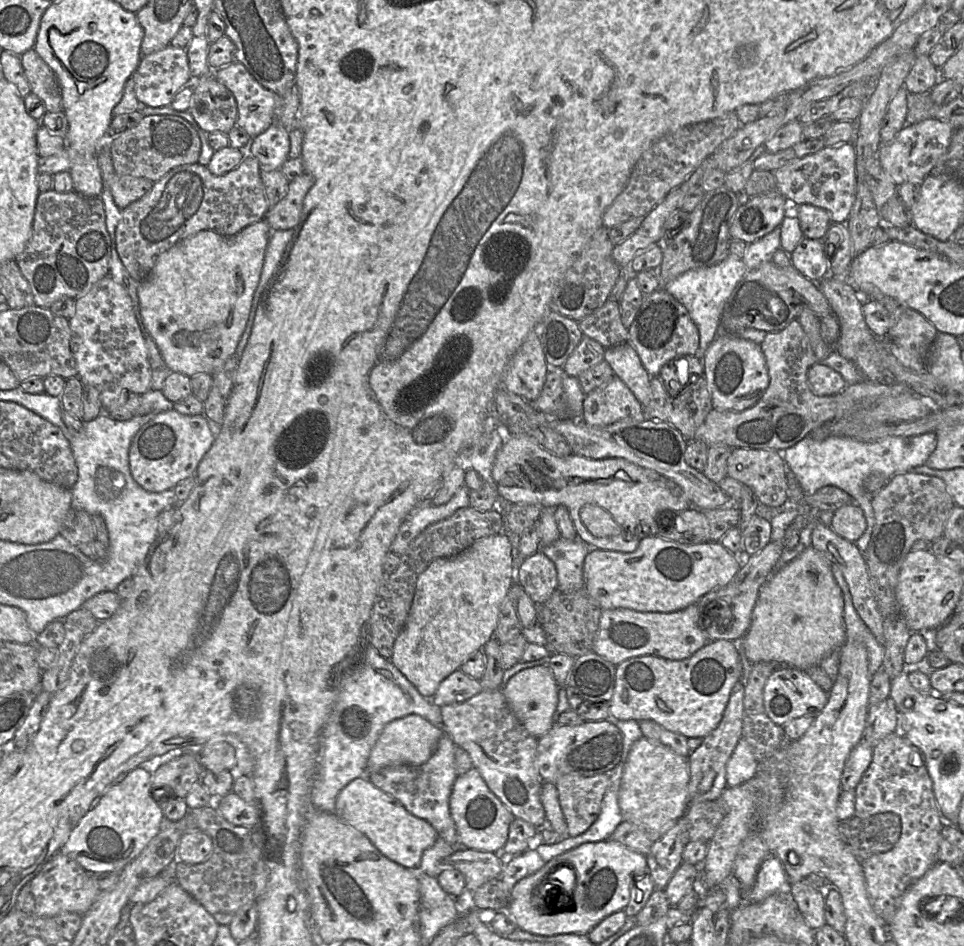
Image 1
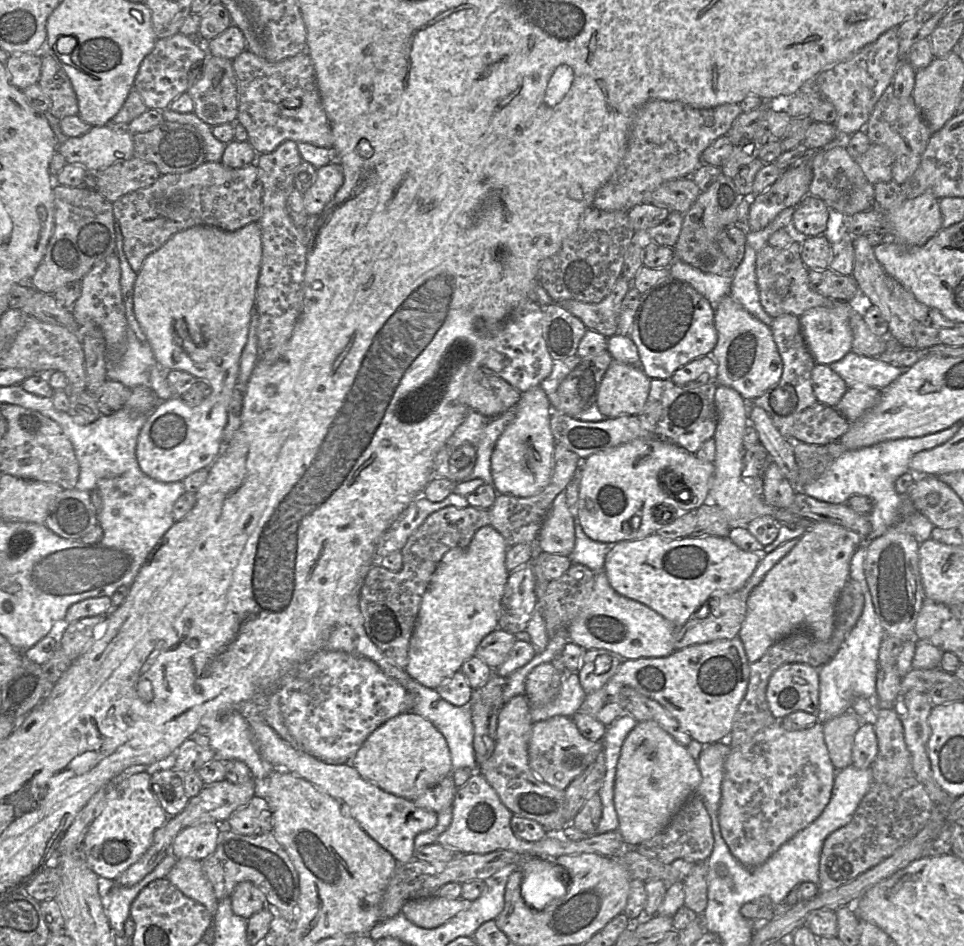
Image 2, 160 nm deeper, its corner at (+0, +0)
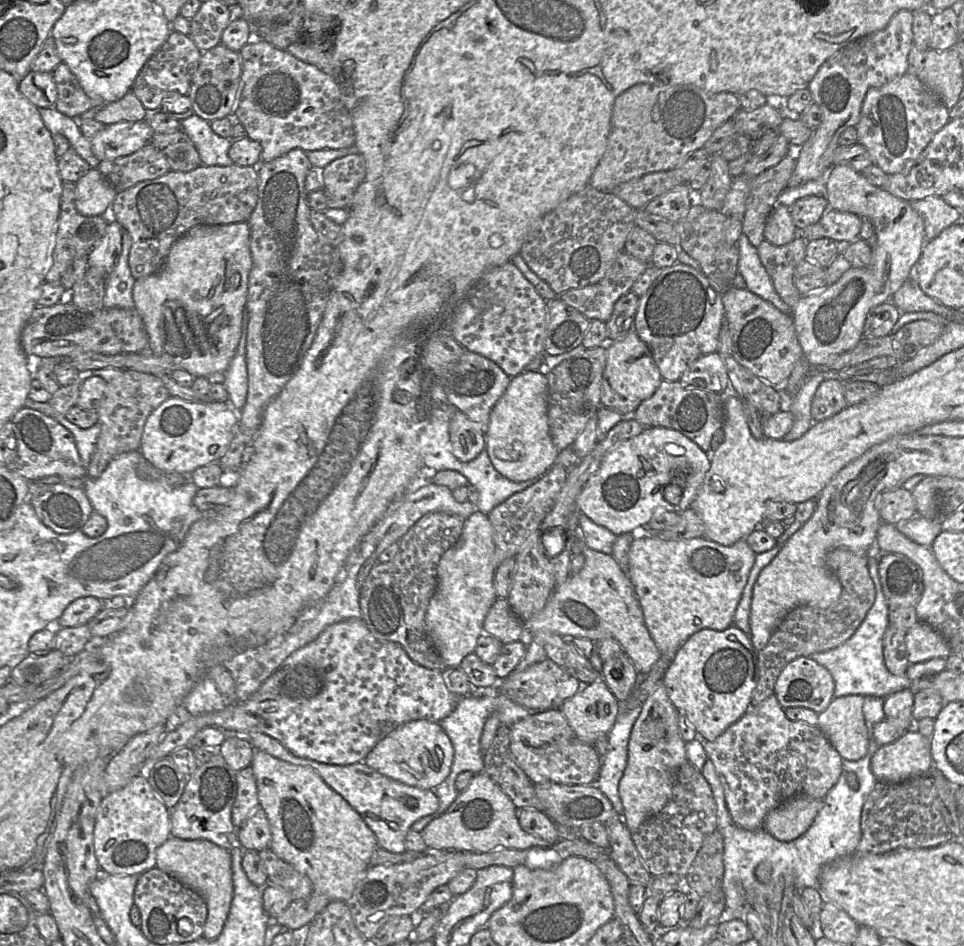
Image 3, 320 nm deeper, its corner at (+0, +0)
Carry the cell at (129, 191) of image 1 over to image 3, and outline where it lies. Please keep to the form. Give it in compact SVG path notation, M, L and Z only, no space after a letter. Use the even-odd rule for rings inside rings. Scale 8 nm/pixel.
M150 142L131 155L102 161L96 168L117 193L170 171L166 157Z

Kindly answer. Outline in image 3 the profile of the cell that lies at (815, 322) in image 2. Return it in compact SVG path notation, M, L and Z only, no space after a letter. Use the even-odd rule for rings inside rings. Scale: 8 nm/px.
M834 165L827 173L826 187L828 207L840 212L854 213L863 220L869 220L874 226L877 242L872 249L872 260L867 268L851 266L836 282L819 291L803 295L792 307L791 316L804 358L814 369L825 368L829 362L859 343L864 337L863 330L867 315L880 304L891 301L893 294L910 277L911 270L918 262L927 243L924 220L910 202L874 186L862 173L853 168Z

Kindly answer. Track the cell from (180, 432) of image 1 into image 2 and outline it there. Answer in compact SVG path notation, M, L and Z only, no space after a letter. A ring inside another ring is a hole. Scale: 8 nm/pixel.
M258 221L247 224L236 231L225 231L213 226L198 225L173 235L162 247L149 255L143 263L141 270L137 273L134 283L133 309L136 319L142 332L145 334L158 365L166 371L184 371L196 379L207 381L212 387L210 396L204 398L198 406L187 405L180 397L174 397L159 402L157 407L149 414L146 423L143 425L137 440L136 458L140 469L150 478L163 482L172 483L183 481L190 474L208 469L223 450L223 431L228 421L228 405L232 394L238 386L238 375L240 358L243 348L247 342L251 310L255 305L256 288L261 269L262 242L261 229Z

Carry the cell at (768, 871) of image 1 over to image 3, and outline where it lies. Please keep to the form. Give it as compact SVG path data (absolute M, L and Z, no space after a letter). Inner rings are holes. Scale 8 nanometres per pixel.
M870 738L869 745L866 754L858 760L850 761L842 759L842 771L834 786L827 793L823 799L823 806L815 817L813 823L809 829L800 837L789 841L783 842L774 838L769 834L764 828L757 830L745 830L742 829L733 822L729 811L726 806L725 796L723 786L720 782L716 769L712 761L707 758L705 764L701 769L701 774L708 782L713 798L717 807L717 829L723 836L724 841L724 852L723 852L723 864L724 864L724 879L731 883L731 878L734 876L735 879L741 879L742 885L744 887L745 897L748 897L749 893L758 893L765 897L768 901L769 908L769 898L773 893L776 883L784 875L792 875L793 882L797 891L801 891L806 887L819 888L819 875L821 869L828 863L834 861L835 859L850 855L855 852L857 845L859 844L861 838L861 811L863 804L872 791L876 784L876 777L871 771L870 763L871 757L875 751L880 746ZM849 772L854 772L858 779L857 789L852 789L846 780L847 774Z

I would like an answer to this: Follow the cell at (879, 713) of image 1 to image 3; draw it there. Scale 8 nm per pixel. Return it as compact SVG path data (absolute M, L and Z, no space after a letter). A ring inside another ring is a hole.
M888 625L883 638L883 657L887 669L894 675L903 675L908 668L905 643L907 631Z

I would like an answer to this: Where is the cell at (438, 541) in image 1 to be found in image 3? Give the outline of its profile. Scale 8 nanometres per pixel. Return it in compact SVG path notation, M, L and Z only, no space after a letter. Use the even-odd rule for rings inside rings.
M445 512L419 519L399 540L396 556L372 567L360 591L361 619L370 632L380 640L399 644L413 662L441 672L446 672L446 667L427 633L425 617L437 589L440 559L458 542L465 520Z

